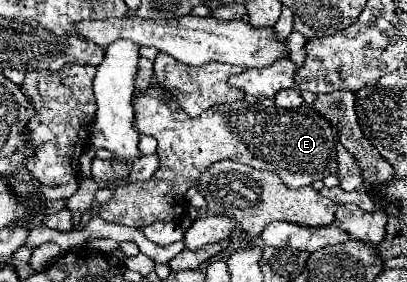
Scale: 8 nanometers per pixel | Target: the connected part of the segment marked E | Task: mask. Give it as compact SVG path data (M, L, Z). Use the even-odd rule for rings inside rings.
M151 87L145 97L135 99L135 127L137 131L143 131L147 135L153 135L159 143L157 157L159 157L159 169L155 175L146 182L131 183L125 186L118 186L113 189L113 195L107 203L99 205L99 215L109 223L129 225L129 227L145 227L157 221L180 222L181 217L187 211L187 199L185 193L199 181L201 173L213 165L215 161L233 159L245 165L251 165L255 169L271 169L281 175L281 179L289 187L303 187L311 185L315 181L325 179L331 173L337 173L337 149L335 149L335 137L331 125L319 115L313 113L313 109L301 105L297 109L279 109L279 107L263 107L259 103L225 103L217 105L199 117L189 117L183 113L175 103L167 101L159 89Z

